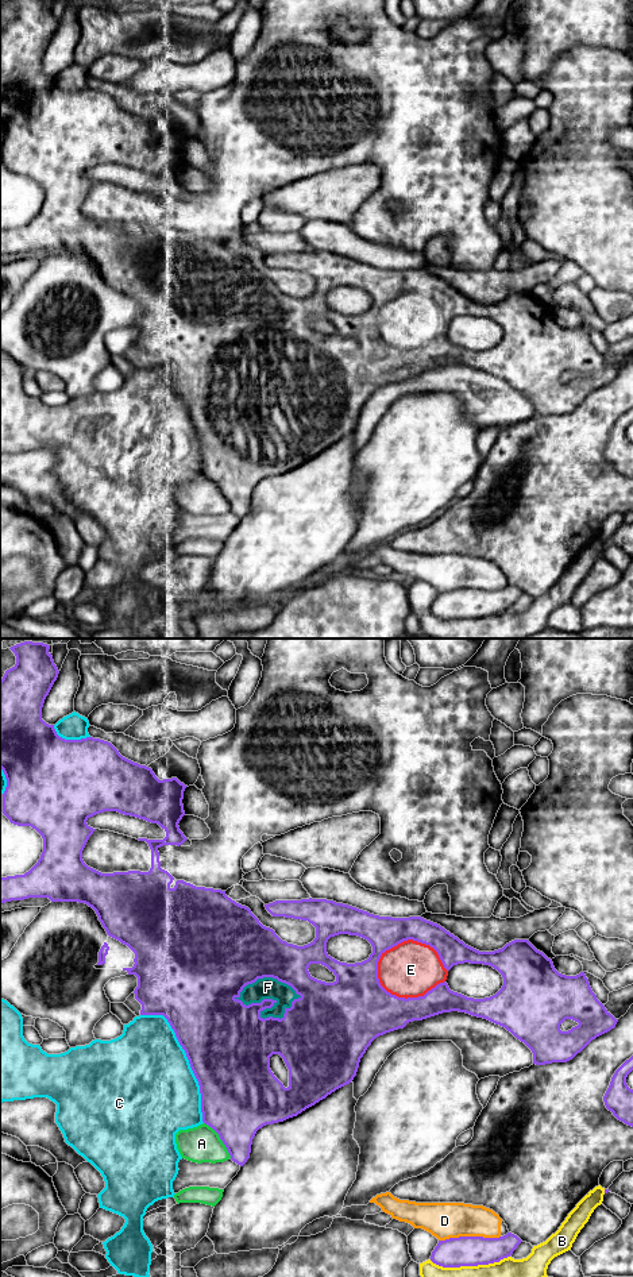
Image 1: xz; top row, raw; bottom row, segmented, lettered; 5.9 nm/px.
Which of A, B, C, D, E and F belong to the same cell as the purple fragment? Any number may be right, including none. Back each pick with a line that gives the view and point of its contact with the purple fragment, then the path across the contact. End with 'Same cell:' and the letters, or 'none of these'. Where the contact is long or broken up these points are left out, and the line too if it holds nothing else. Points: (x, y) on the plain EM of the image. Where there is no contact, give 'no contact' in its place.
E: meets purple in xz at (416, 292)
F: meets purple in xz at (266, 328)
Same cell: E, F

